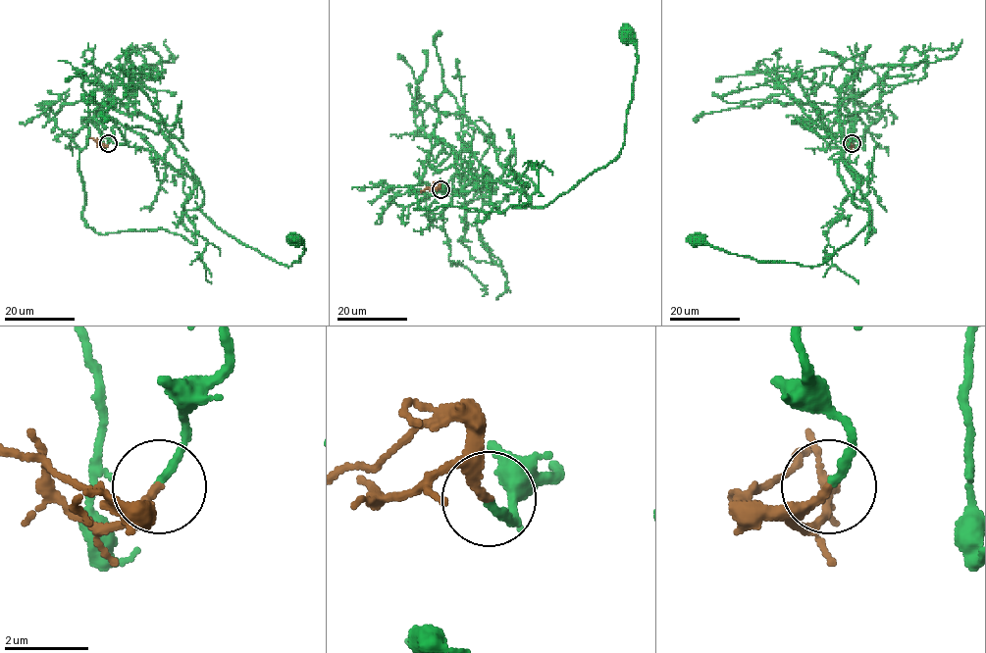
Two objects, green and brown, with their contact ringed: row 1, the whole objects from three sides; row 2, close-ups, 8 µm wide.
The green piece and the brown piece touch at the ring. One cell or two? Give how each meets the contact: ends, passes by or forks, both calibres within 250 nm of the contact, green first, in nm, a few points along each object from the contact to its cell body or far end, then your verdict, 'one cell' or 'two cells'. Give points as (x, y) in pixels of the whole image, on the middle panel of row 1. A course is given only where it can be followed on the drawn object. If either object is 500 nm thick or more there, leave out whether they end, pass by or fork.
green ends; brown ends; calibres 200 and 240 nm; course green (441, 189), (500, 181), (527, 196), (526, 175), (531, 207), (544, 207), (611, 162), (636, 65), (624, 34); course brown (441, 189), (428, 186), (420, 192); one cell

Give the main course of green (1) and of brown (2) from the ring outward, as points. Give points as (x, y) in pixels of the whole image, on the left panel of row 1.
1: (108, 142), (120, 124), (194, 180), (185, 160), (203, 193), (198, 208), (289, 267), (303, 252), (291, 238)
2: (108, 143), (102, 146), (87, 136)

